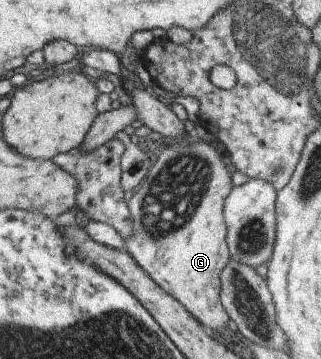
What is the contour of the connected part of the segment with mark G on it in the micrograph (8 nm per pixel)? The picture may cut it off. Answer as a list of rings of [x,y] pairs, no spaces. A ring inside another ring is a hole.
[[[184,135],[158,153],[156,161],[134,190],[127,207],[132,217],[132,234],[124,239],[125,251],[161,288],[174,297],[212,335],[223,334],[229,319],[220,302],[220,273],[229,261],[226,225],[222,216],[224,199],[233,187],[223,155],[207,142],[186,143]]]

